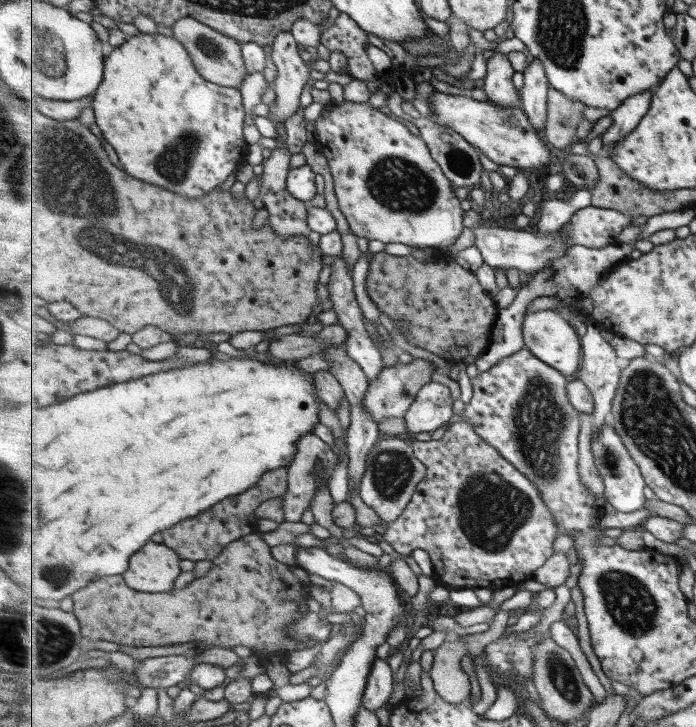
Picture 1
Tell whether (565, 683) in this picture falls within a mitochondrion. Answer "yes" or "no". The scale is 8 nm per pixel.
yes

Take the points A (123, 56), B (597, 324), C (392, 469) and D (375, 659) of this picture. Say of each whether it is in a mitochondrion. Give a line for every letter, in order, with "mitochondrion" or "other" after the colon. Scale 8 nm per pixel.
A: other
B: other
C: mitochondrion
D: other

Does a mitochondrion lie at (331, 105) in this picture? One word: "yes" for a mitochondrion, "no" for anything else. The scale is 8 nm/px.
no

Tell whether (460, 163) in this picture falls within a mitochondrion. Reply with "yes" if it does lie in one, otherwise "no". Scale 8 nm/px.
yes

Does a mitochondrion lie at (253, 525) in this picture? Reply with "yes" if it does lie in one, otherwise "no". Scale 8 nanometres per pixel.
no

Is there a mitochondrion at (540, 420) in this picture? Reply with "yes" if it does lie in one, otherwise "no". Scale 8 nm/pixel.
yes

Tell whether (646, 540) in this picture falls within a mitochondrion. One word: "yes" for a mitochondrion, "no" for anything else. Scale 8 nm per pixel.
no

